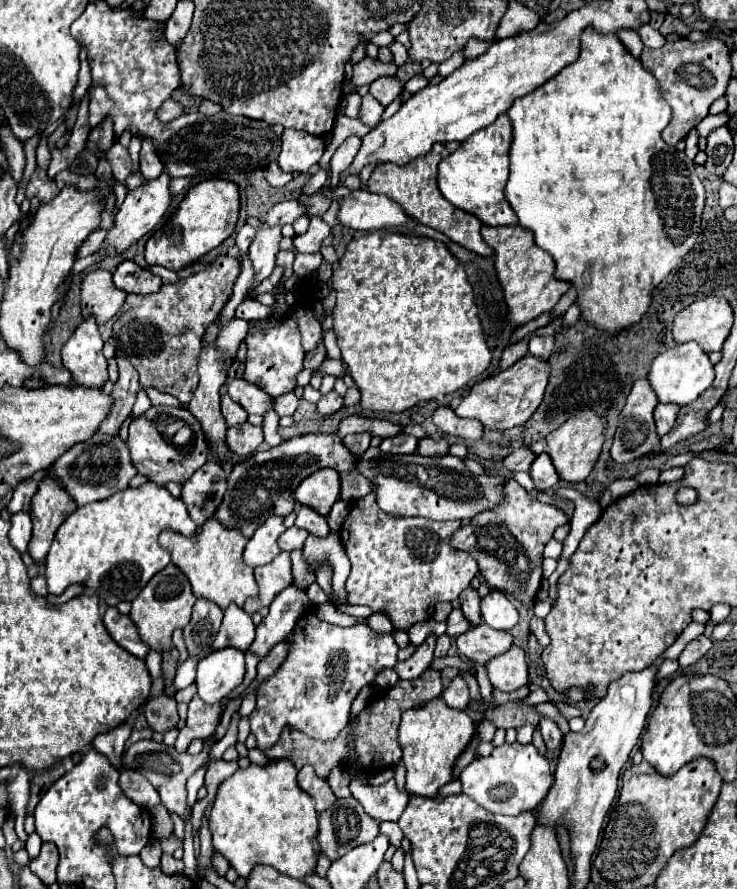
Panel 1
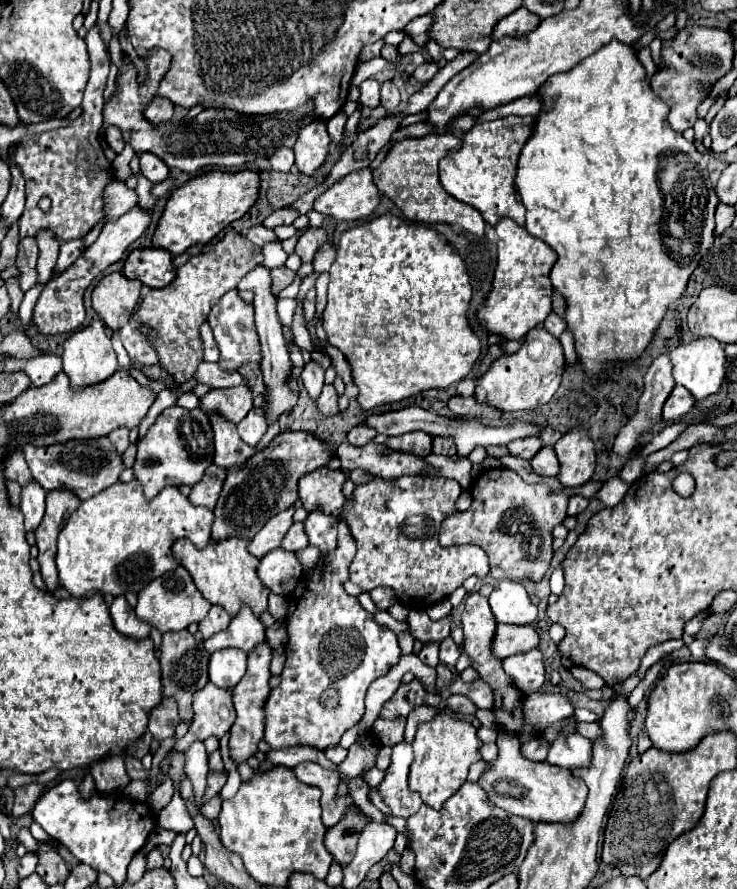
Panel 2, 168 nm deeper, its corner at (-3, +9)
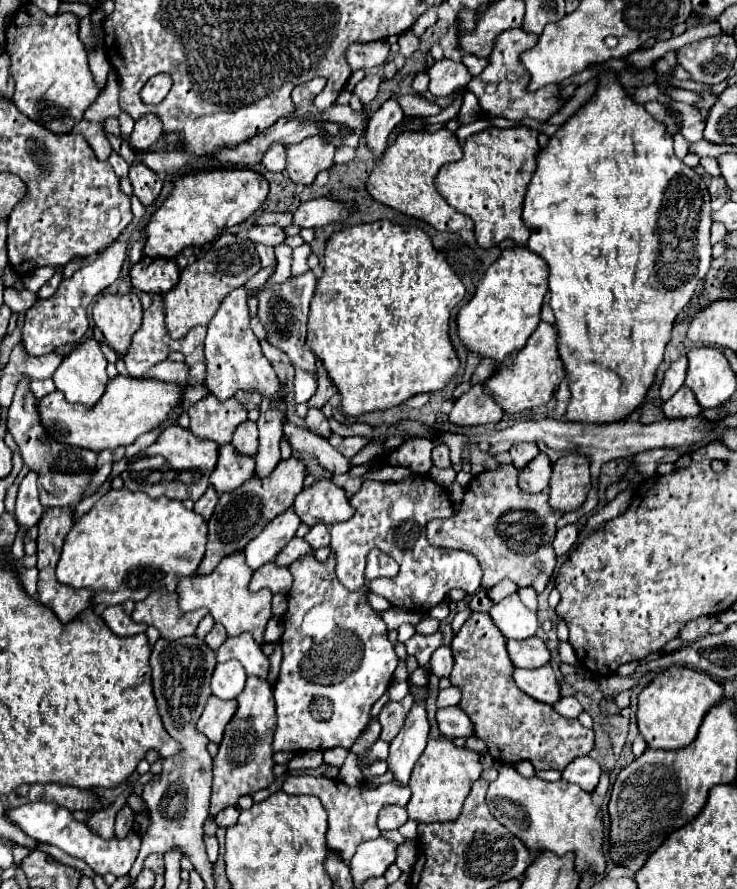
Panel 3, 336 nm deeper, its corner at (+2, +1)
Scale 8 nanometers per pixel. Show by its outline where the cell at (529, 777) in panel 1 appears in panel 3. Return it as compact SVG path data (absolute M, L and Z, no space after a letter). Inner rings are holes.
M504 764L498 778L490 782L488 794L486 794L486 804L494 818L498 818L514 836L518 836L528 850L540 852L540 850L550 850L558 856L564 856L566 852L576 852L576 870L584 872L586 866L590 866L590 872L602 872L606 866L604 854L600 852L602 848L602 822L596 818L596 806L592 802L592 796L584 792L578 784L570 784L566 780L558 782L544 782L540 778L524 778L520 776L512 766Z

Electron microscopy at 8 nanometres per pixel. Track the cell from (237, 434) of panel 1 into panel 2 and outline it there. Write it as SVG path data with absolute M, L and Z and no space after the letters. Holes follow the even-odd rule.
M253 408L239 424L237 424L237 430L239 430L239 436L243 442L247 442L249 446L255 446L261 436L265 434L267 430L267 422L265 422L265 416L263 416L263 410L261 408Z

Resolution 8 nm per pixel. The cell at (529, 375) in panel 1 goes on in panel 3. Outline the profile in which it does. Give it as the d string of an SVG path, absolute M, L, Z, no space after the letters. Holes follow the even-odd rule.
M540 322L534 334L528 338L526 346L512 356L508 356L500 368L494 370L494 374L484 382L484 394L494 398L494 402L506 412L516 414L522 410L532 410L538 406L544 406L558 384L564 378L564 364L558 354L556 346L556 326Z

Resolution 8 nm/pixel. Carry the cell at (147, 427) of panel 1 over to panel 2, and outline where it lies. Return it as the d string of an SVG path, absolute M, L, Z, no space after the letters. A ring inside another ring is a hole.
M171 406L163 410L157 422L149 428L147 436L137 444L137 460L133 464L133 472L143 486L143 494L147 498L155 498L165 486L197 484L203 478L207 466L211 466L213 452L215 450L213 450L213 438L211 438L211 424L207 416L199 408L189 412L181 406ZM185 424L193 424L193 448L185 438L185 432L183 432Z

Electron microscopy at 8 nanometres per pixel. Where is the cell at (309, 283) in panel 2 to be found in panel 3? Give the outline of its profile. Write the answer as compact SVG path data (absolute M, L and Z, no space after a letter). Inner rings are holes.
M310 408L310 410L308 410L308 416L306 416L304 420L306 420L306 424L308 424L308 428L310 428L312 432L316 432L316 434L320 434L320 436L324 436L324 438L330 436L328 418L324 416L324 412L322 412L320 408Z

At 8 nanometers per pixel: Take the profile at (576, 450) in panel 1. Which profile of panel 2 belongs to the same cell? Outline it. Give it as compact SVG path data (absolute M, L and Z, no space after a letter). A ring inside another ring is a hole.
M571 428L553 448L561 462L561 472L557 476L561 486L581 486L593 478L595 446L585 428Z

